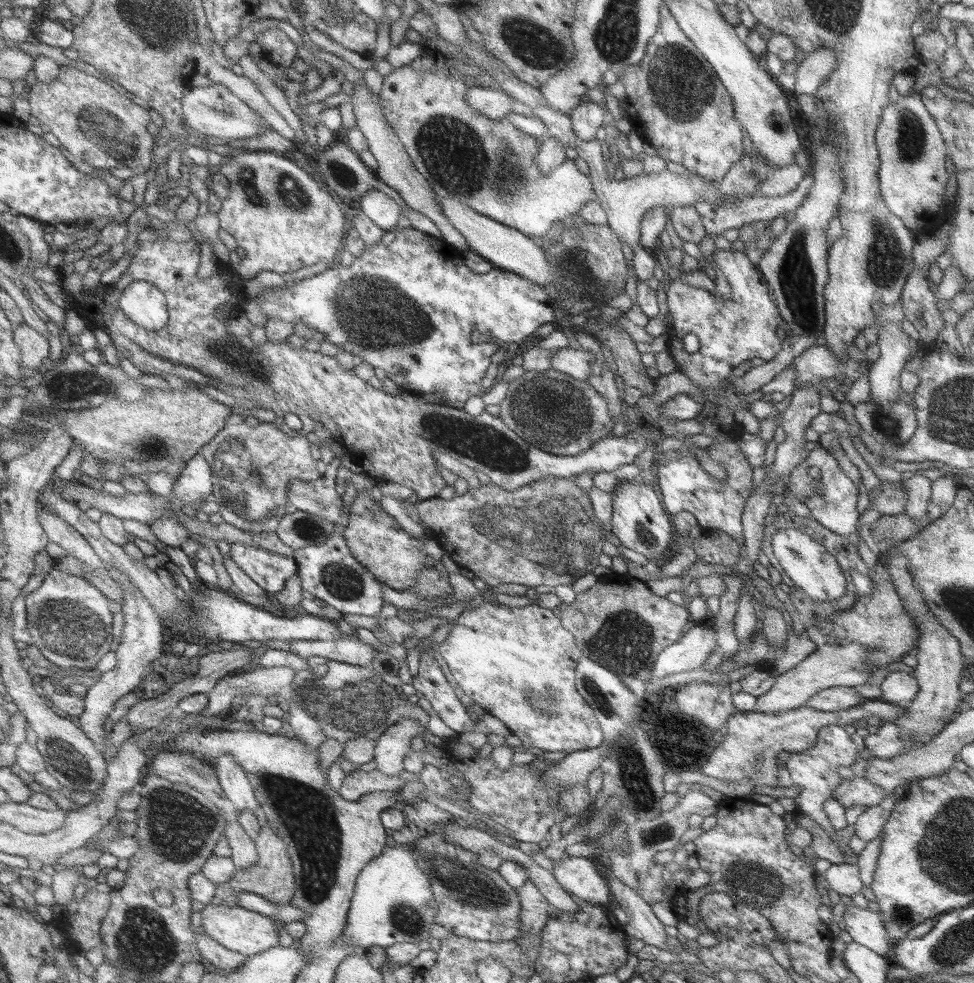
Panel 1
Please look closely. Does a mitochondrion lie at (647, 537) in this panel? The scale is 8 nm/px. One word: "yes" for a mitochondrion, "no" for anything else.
yes

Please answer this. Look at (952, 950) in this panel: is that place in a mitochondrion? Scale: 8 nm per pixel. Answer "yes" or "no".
yes

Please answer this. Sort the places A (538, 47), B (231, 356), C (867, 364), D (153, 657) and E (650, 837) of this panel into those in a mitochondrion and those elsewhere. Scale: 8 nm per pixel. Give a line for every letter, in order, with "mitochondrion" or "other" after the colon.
A: mitochondrion
B: mitochondrion
C: other
D: other
E: mitochondrion

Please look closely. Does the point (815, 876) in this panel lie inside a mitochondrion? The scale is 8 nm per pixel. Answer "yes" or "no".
no

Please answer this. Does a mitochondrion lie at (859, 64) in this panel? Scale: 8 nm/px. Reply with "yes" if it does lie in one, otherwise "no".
no

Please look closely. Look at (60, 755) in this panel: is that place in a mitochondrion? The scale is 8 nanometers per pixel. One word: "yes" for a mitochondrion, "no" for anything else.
yes

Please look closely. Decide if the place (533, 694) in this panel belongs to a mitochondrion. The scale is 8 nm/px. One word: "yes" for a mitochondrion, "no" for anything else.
yes

